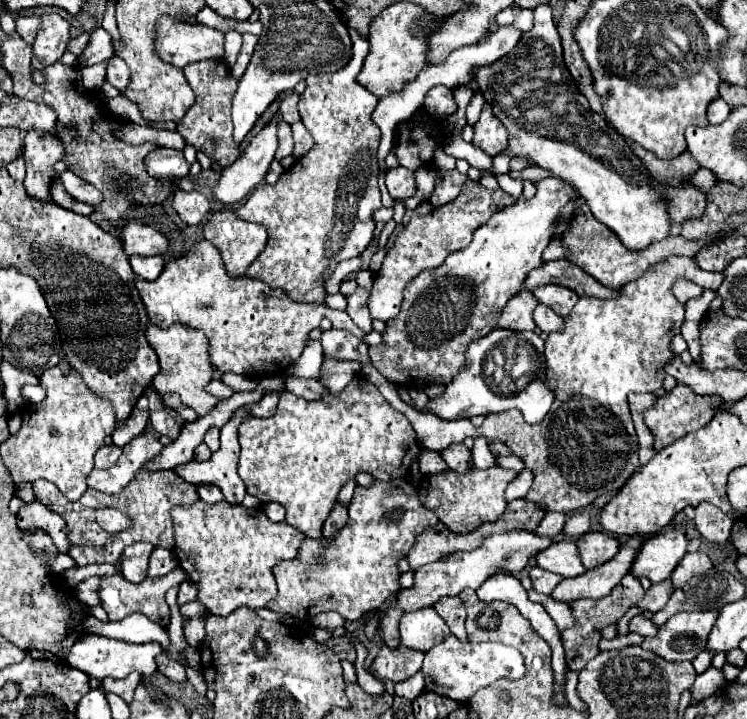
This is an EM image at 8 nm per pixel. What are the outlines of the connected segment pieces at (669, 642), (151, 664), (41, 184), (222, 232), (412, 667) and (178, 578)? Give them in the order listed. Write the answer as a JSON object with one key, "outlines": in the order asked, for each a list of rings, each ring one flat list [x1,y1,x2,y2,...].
{"outlines":[[[689,611,671,617,653,637,653,653,665,661,693,661,705,651,705,639,717,619,717,611]],[[81,635,81,639,77,639,77,643,65,653,65,661,75,667,81,669,83,673,95,677,95,679,103,679,103,677,115,677,115,679,125,679,131,671,137,671,143,679,151,677,157,671,155,665,155,657,161,653,161,645,159,643,143,643,143,645,135,645,135,643,125,643,125,641,115,641,115,639,107,639,101,635]],[[35,131,25,135,23,159,27,165,25,191,31,199,47,203,51,199,51,183,57,179,55,163,65,155,65,147,59,139,41,139]],[[221,209,221,211,213,213,209,217,209,221,205,223,205,239,211,241,219,249,227,273,233,275,233,277,243,277,245,271,247,271,247,267,265,249,267,231,265,231,265,227,261,227,257,223,247,223,247,221,237,219,235,211,231,211,231,209]],[[381,647,381,651,377,653,377,657,373,659,369,671,373,677,385,681,405,681,409,677,413,677,423,663,423,653,421,651,413,651,413,649,389,649,389,647]],[[181,567,173,569,171,573,167,573,163,577,155,577,155,579,147,577,139,585,133,585,133,583,125,581,119,573,117,575,109,575,109,577,101,577,101,587,99,587,101,607,107,611,109,621,121,621,121,619,125,619,131,613,143,613,153,623,157,623,163,629,167,629,169,627,169,605,165,603,165,593,171,587,181,585,183,581,185,581,185,571,181,571]]]}

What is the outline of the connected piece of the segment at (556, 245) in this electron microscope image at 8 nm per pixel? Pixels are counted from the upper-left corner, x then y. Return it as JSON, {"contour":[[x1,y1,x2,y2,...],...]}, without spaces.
{"contour":[[553,239,547,245,547,249,543,251,543,261,553,261,553,259,561,259,561,257,565,257,565,247,561,245,559,239]]}

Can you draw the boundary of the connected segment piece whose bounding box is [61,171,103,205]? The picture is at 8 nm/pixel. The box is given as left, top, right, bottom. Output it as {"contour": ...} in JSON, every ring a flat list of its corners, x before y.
{"contour":[[71,171,61,173,61,181,63,181,65,189,69,191,69,195,73,195,73,199,89,203,89,205,101,205,101,201,103,201,101,191,97,187,93,187,91,183,83,181,81,177,77,177,75,173,71,173]]}

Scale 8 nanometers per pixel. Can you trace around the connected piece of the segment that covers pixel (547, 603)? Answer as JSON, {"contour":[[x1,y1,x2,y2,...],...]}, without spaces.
{"contour":[[529,593,529,599,533,603,541,603,545,607,545,611,551,615,551,619,557,623,559,631,563,631,565,627,573,627,573,617,569,615,569,607,567,603,557,603,547,595,539,595,539,593]]}

